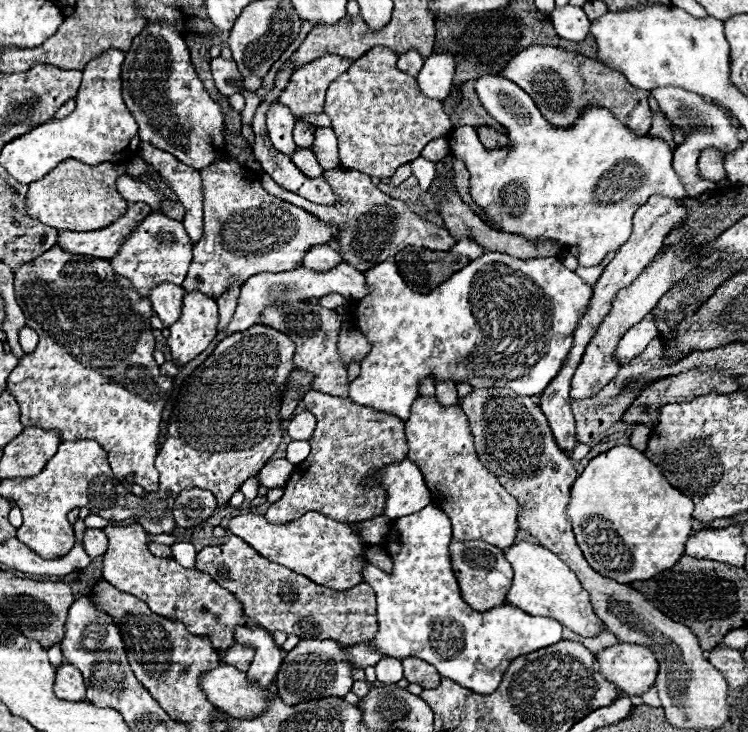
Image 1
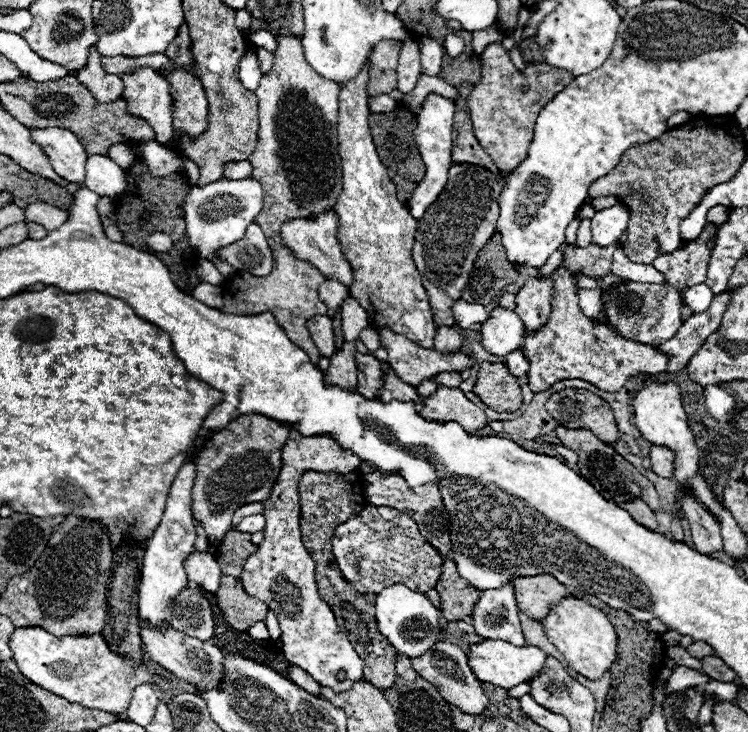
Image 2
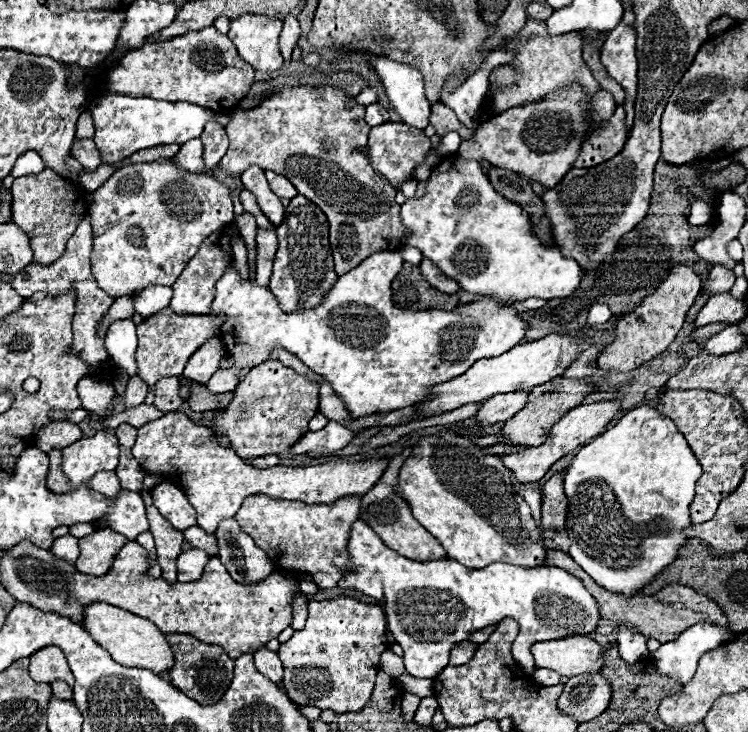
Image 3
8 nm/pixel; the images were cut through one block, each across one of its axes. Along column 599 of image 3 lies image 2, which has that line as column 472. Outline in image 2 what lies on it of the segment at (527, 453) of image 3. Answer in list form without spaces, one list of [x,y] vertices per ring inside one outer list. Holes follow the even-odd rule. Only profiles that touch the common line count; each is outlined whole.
[[[438,386],[434,396],[424,400],[422,418],[430,422],[458,422],[468,434],[476,434],[476,430],[488,426],[486,414],[470,402],[460,388]]]

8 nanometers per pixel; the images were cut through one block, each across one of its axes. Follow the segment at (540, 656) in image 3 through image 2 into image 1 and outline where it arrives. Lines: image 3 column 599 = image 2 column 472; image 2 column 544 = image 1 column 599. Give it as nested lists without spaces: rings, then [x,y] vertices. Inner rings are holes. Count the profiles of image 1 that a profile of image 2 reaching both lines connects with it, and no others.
[[[616,644],[598,654],[600,672],[616,682],[624,694],[642,696],[658,676],[656,654],[640,644]]]

